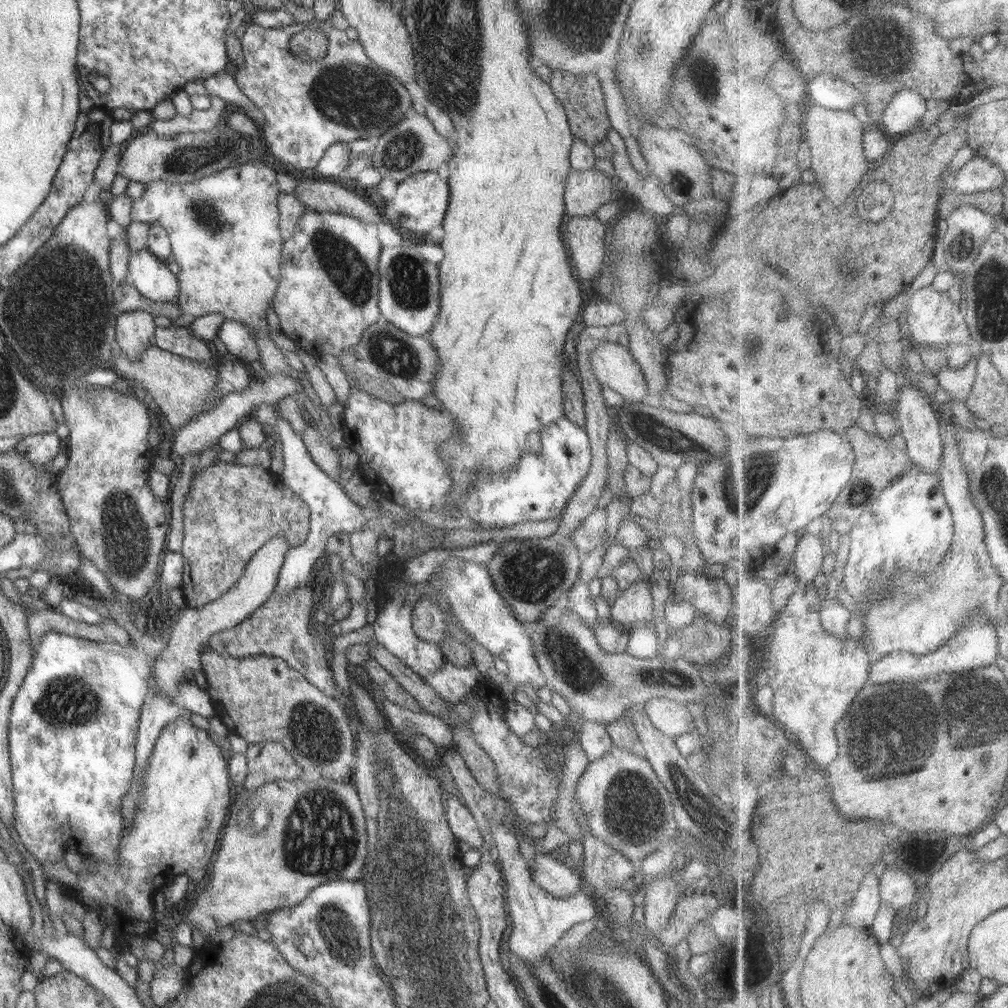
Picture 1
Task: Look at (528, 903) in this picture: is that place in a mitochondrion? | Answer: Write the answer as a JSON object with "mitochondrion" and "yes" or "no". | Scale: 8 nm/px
{"mitochondrion":"no"}

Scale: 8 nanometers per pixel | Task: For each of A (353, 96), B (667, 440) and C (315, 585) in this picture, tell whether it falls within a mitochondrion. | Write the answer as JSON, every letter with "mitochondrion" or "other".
{"A":"mitochondrion","B":"mitochondrion","C":"other"}

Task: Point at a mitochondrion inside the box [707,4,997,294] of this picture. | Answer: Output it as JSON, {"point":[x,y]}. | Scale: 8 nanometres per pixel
{"point":[884,36]}

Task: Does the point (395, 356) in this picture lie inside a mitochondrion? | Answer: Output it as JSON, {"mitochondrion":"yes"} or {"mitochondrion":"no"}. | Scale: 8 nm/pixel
{"mitochondrion":"yes"}

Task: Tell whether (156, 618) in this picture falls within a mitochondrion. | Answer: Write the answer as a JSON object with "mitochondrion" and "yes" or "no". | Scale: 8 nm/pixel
{"mitochondrion":"no"}

